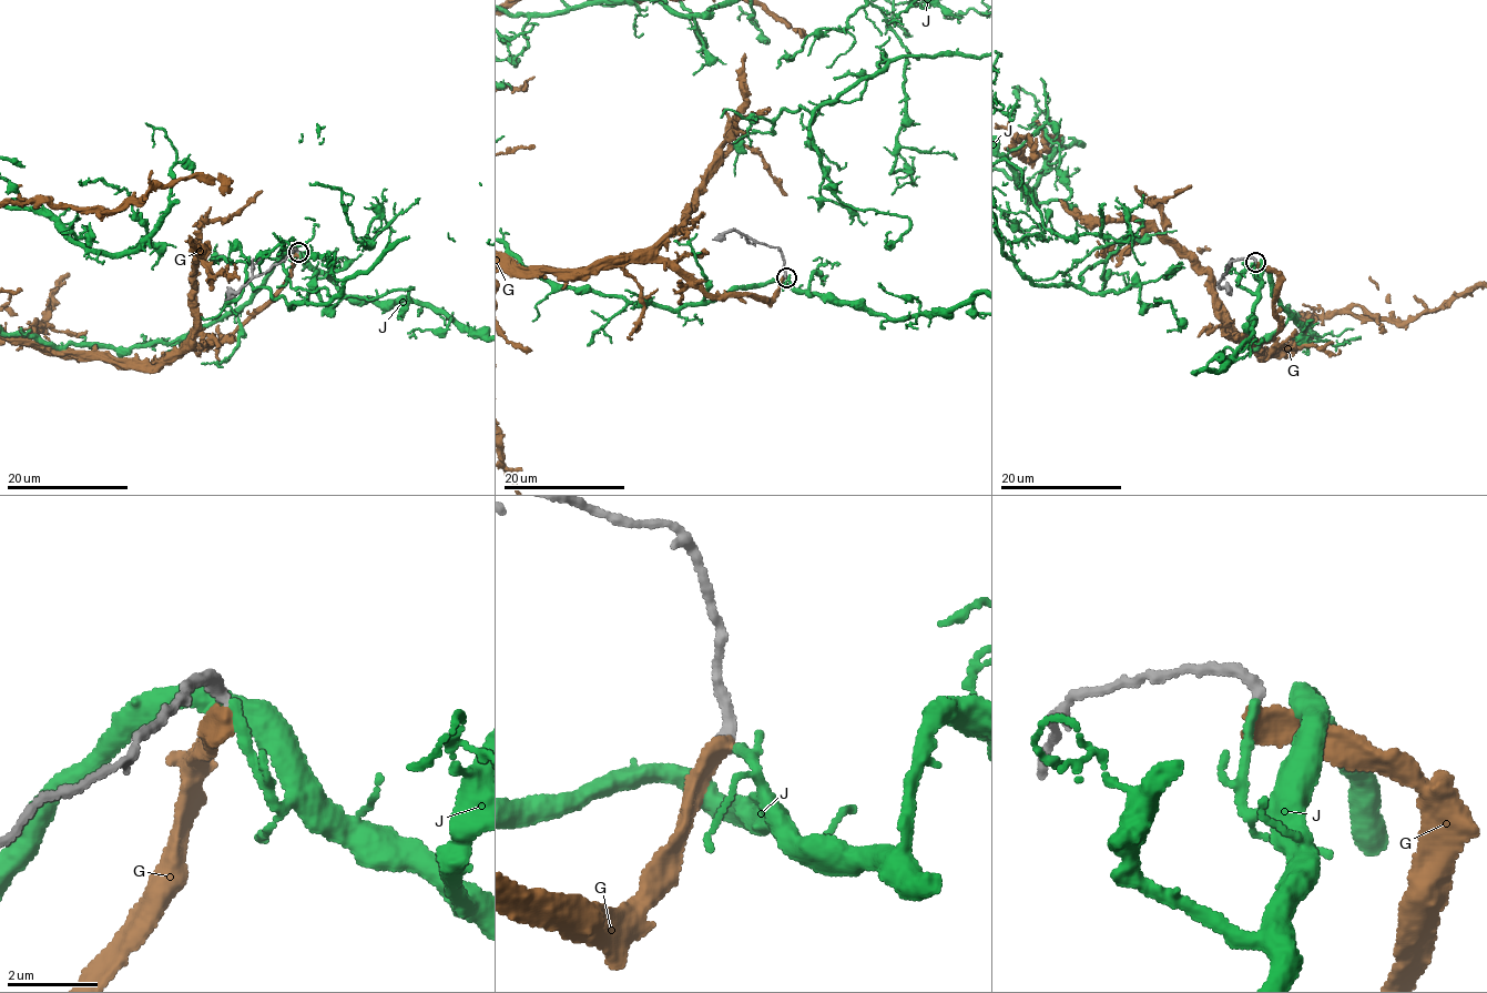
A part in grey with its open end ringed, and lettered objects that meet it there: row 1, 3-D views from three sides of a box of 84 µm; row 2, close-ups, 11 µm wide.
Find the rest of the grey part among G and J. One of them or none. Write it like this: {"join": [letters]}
{"join": ["J"]}

